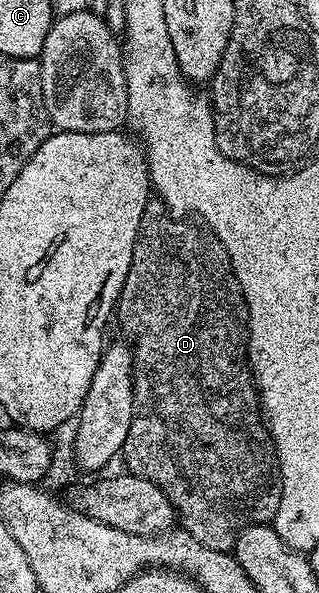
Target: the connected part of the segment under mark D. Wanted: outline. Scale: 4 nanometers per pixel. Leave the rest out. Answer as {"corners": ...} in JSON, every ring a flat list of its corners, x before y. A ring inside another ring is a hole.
{"corners":[[161,213,162,215,147,214,142,220,142,225,139,230,136,241,134,242,134,252,132,253,132,261,128,269,128,277,124,277,124,285,122,290,116,296,118,302,118,319,122,322,122,327,128,334,134,335,132,340,132,348,134,354,134,371,133,371,133,390,134,390,134,415,131,418,131,428,128,429,127,439,123,443,120,452,120,459,126,462,125,470,131,475,139,475,148,481,152,481,152,485,156,485,168,497,168,501,174,507,176,512,177,522,182,523,181,530,185,534,196,537,196,541,200,541,200,545,207,552,224,551,227,553,233,552,234,540,239,531,247,525,256,523,269,524,276,517,278,506,280,505,280,480,276,474,275,468,272,466,272,447,268,442,268,431,264,426,263,420,260,418,260,392,255,384,253,374,250,370,248,362,248,331,244,326,244,300,242,291,238,287,238,281,234,278,234,270,230,268,230,261,226,258,226,251,223,249,221,243,214,238,213,234,207,233,201,226,193,227,190,223,182,223,186,221,179,221,177,218,171,217,169,214]]}

